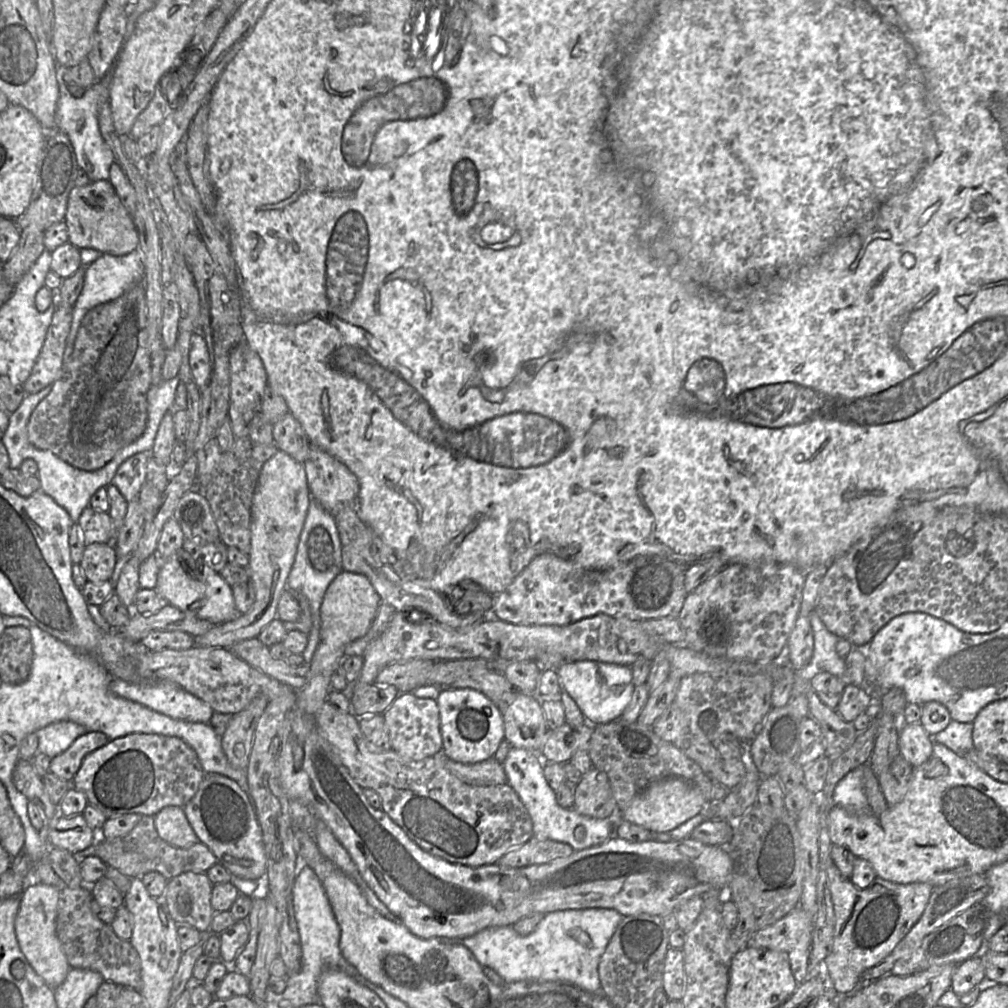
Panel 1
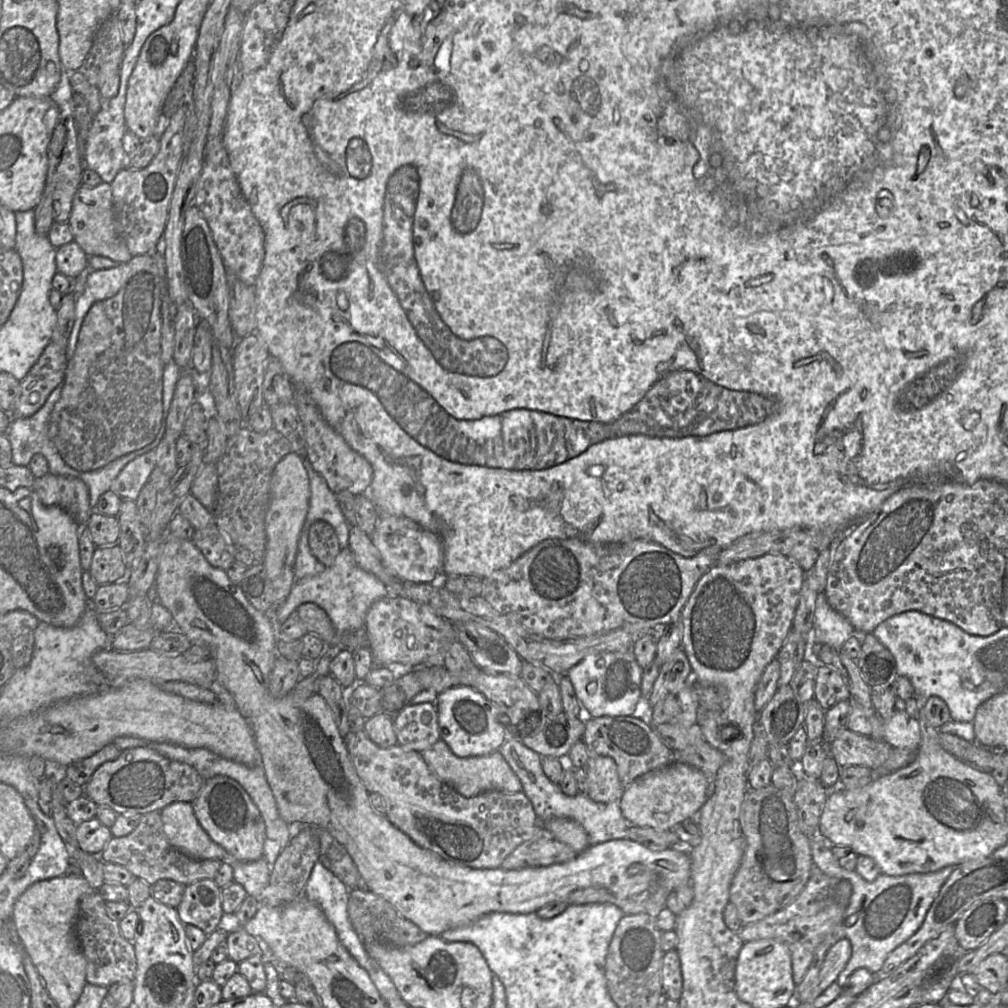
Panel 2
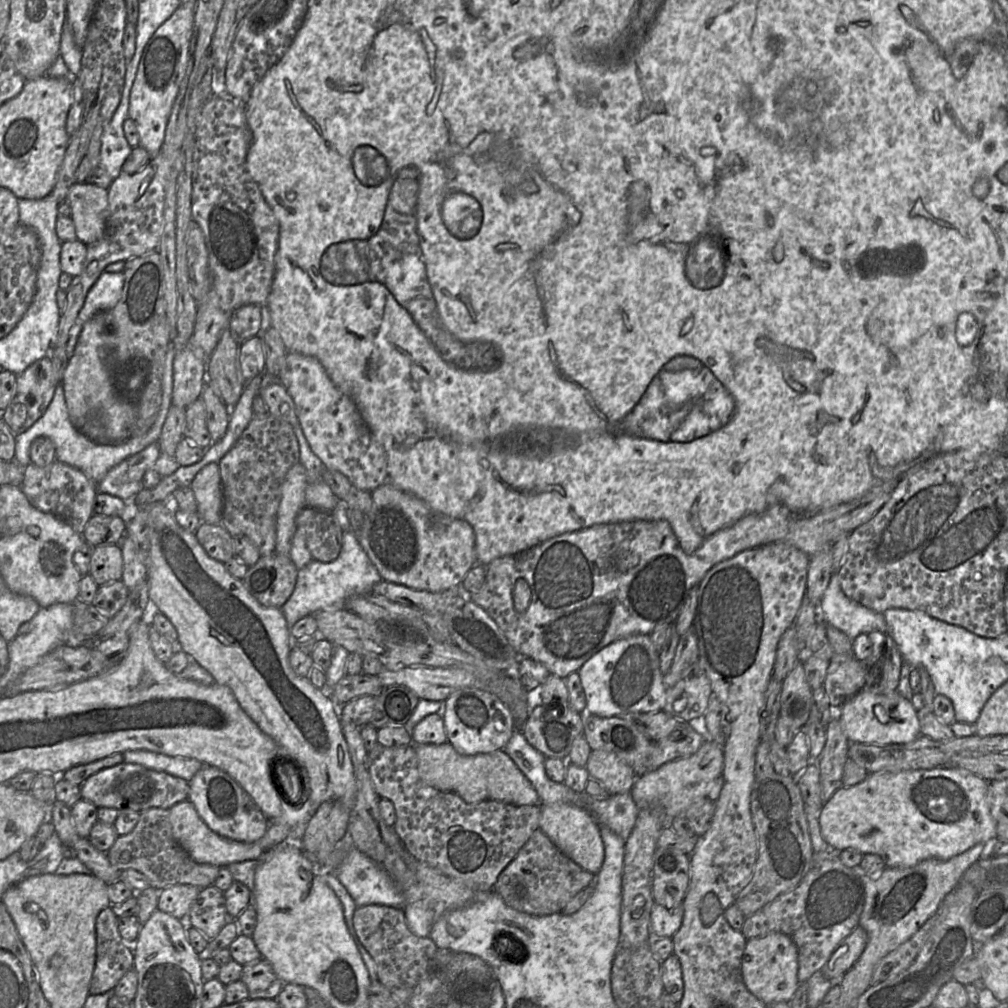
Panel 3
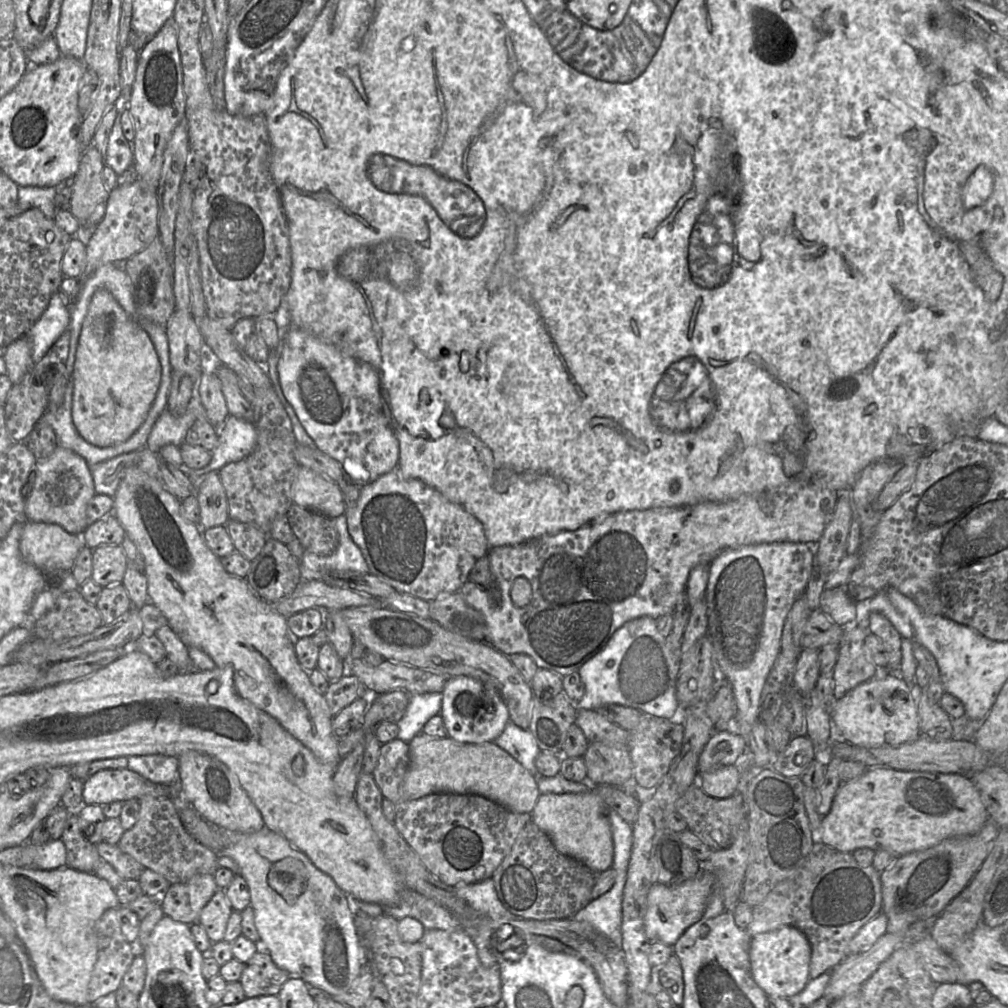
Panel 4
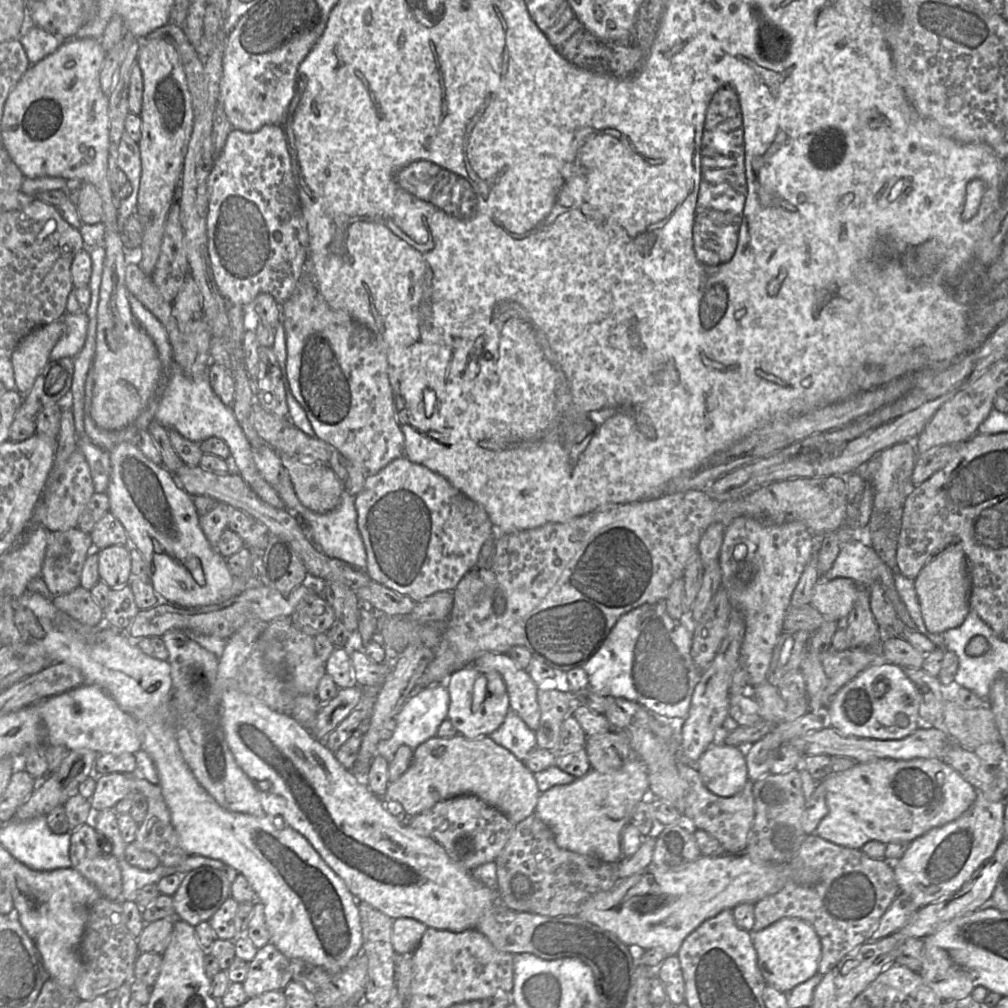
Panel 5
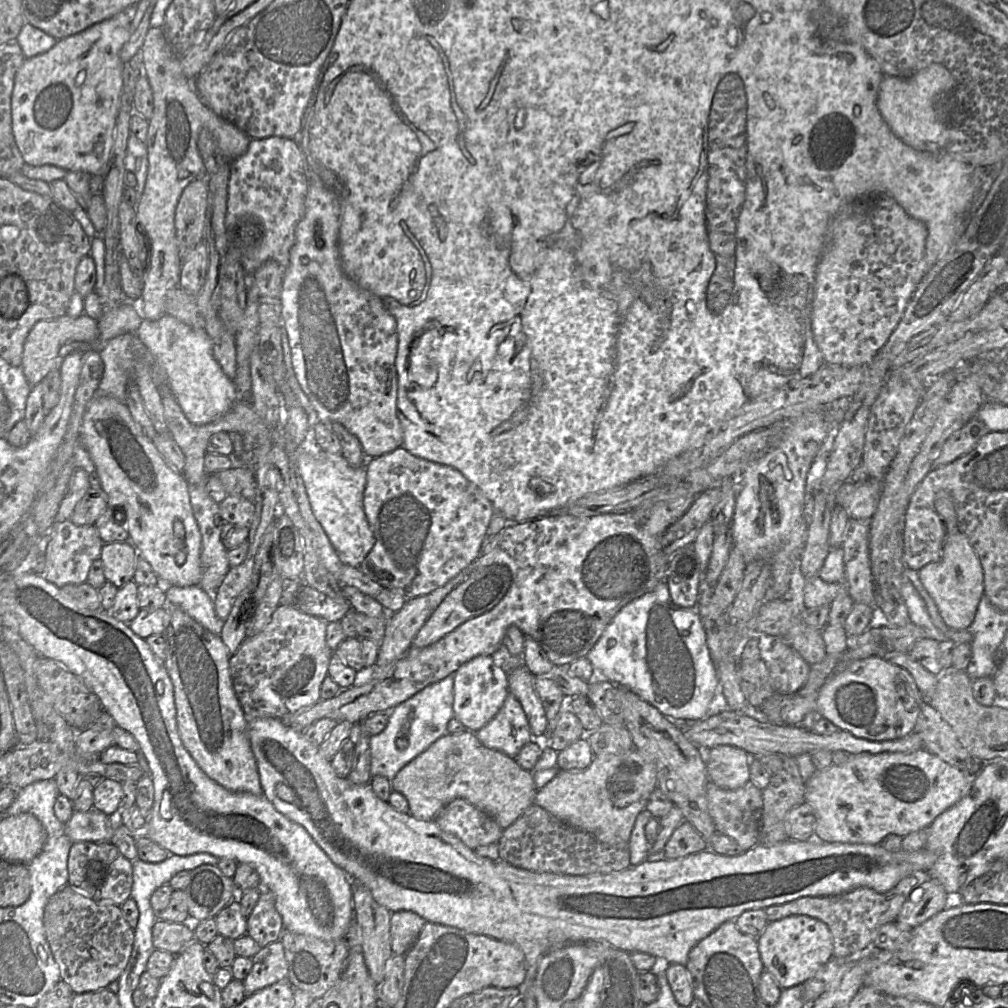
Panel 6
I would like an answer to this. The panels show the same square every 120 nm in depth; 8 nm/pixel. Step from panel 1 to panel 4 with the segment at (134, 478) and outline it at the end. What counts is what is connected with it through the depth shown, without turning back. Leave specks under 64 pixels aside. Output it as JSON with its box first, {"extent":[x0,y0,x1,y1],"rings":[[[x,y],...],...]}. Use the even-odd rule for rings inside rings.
{"extent":[90,450,139,497],"rings":[[[139,450],[90,466],[95,492],[114,497],[126,471],[139,462]]]}

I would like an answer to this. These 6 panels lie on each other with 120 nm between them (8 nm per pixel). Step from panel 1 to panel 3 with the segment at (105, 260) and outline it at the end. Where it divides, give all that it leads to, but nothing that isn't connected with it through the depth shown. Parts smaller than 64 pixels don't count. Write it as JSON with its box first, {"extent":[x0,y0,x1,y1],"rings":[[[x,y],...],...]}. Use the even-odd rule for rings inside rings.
{"extent":[66,271,124,359],"rings":[[[104,271],[91,287],[69,333],[69,339],[66,345],[68,359],[73,356],[84,324],[95,313],[111,310],[119,302],[124,281],[124,271],[114,273]]]}

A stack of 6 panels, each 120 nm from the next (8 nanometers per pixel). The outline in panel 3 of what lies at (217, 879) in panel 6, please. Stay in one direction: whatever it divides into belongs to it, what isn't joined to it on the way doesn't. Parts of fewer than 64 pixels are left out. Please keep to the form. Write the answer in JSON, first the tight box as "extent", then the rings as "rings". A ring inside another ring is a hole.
{"extent":[158,884,201,920],"rings":[[[187,884],[166,887],[159,891],[158,909],[180,920],[186,920],[201,889]]]}

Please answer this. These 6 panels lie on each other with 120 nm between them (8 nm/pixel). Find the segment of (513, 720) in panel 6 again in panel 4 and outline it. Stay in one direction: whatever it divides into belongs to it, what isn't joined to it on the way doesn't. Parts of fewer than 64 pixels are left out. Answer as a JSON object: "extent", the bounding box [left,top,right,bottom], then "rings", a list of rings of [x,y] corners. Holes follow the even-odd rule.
{"extent":[493,721,541,779],"rings":[[[509,721],[503,732],[493,742],[508,752],[536,779],[540,777],[535,761],[541,750],[528,729],[520,728],[512,721]]]}

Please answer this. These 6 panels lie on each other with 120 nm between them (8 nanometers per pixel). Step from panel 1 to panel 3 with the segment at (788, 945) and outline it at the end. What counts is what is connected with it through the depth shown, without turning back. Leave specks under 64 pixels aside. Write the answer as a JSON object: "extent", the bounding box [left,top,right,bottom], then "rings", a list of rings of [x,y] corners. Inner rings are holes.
{"extent":[740,852,867,983],"rings":[[[813,852],[809,870],[800,883],[746,917],[740,930],[747,940],[771,932],[789,936],[798,950],[800,983],[820,974],[836,947],[859,926],[865,901],[863,875],[867,874],[859,866],[845,866],[838,852]]]}

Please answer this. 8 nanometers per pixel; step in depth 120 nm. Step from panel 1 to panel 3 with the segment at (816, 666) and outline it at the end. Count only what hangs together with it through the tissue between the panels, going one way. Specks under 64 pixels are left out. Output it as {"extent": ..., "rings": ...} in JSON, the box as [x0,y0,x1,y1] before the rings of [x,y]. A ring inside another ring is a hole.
{"extent":[819,570,887,639],"rings":[[[837,570],[819,602],[819,618],[845,633],[850,639],[871,631],[887,632],[883,613],[873,611],[851,599],[842,591]]]}

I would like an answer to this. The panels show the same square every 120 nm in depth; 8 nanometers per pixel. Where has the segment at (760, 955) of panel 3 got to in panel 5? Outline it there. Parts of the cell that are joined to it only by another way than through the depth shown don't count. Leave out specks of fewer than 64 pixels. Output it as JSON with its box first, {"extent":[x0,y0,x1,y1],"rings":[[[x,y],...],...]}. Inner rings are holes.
{"extent":[752,918,821,994],"rings":[[[784,918],[759,932],[752,933],[752,937],[757,952],[758,967],[767,985],[787,994],[818,973],[821,942],[809,923],[799,919]]]}

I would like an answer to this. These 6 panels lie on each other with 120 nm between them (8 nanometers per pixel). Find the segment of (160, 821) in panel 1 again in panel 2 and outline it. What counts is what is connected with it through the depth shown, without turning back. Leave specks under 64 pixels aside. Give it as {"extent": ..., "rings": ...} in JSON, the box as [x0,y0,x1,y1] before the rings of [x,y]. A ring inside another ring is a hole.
{"extent":[161,802,229,861],"rings":[[[175,802],[165,807],[161,812],[163,830],[168,842],[183,854],[195,859],[216,859],[229,861],[224,848],[215,843],[198,822],[189,802]]]}

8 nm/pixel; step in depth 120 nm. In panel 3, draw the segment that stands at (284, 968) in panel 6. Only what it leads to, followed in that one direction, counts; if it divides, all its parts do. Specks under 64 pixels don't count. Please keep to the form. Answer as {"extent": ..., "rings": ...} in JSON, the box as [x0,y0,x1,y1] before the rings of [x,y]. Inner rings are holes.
{"extent":[241,959,284,999],"rings":[[[264,959],[243,965],[241,980],[247,986],[251,999],[277,999],[284,984],[274,973],[271,965]]]}

